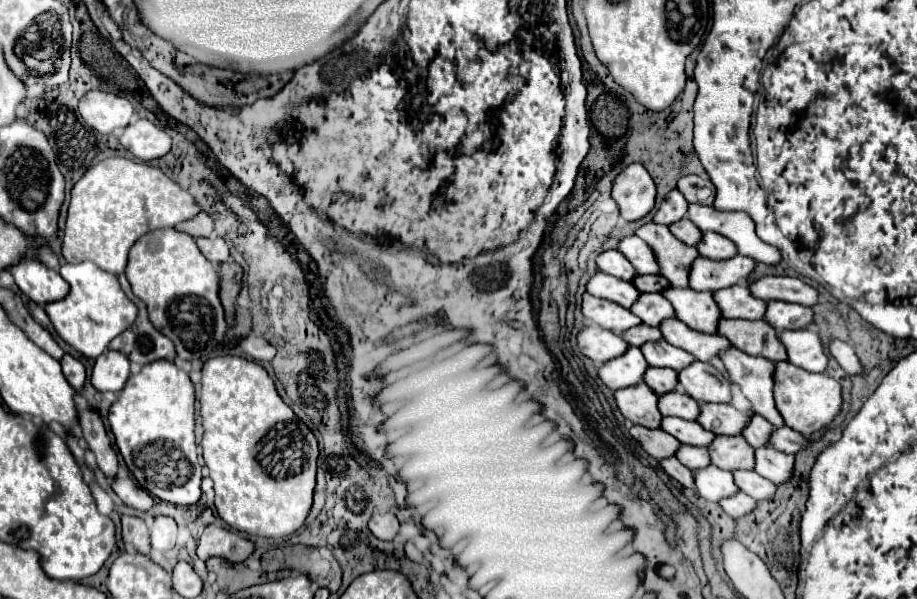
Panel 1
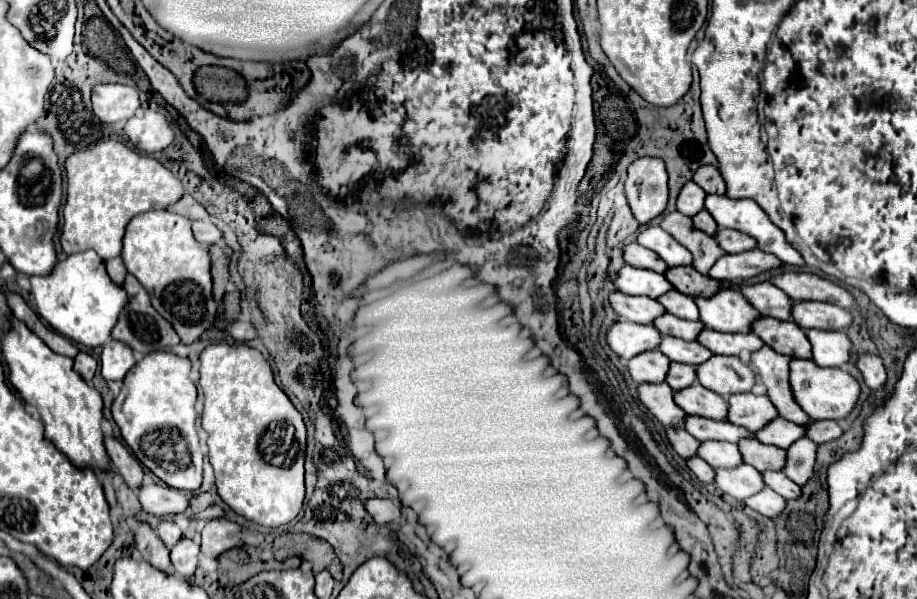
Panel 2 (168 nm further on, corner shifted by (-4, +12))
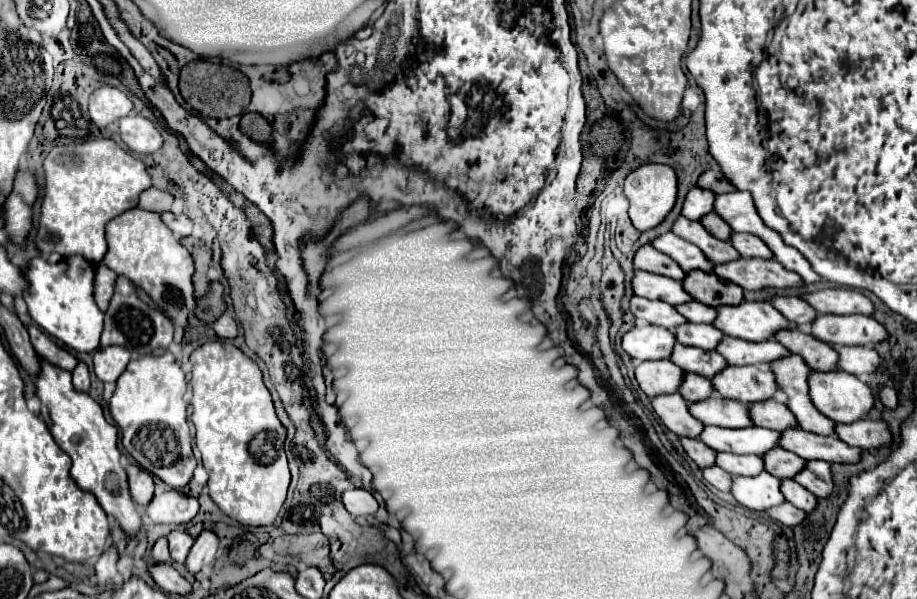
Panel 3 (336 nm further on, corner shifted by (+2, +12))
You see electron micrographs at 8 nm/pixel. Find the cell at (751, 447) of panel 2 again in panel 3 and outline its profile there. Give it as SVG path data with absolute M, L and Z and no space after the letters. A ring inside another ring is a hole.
M785 449L769 451L763 457L763 461L765 461L765 469L779 479L793 479L797 471L805 469L805 463L807 463L799 455L793 455L791 451L785 451Z

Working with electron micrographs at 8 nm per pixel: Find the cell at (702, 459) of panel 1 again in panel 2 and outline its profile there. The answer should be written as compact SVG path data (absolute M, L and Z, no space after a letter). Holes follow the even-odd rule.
M707 441L699 445L697 455L705 459L711 467L737 467L741 465L741 455L735 443Z

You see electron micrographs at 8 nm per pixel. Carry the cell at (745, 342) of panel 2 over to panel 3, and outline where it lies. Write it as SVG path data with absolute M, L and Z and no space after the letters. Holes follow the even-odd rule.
M725 337L717 351L729 361L729 365L757 365L757 363L773 363L777 359L789 357L787 351L779 341L765 341L765 343L749 343L735 337Z

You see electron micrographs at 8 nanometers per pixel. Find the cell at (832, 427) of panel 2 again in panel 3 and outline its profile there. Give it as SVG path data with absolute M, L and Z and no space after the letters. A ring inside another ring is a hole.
M861 419L855 423L837 425L835 433L847 445L861 447L861 449L889 447L893 443L893 433L889 425L881 419Z

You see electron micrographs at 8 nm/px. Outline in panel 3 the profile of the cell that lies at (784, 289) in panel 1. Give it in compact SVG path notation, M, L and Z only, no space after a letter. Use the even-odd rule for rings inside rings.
M823 289L811 295L805 295L805 301L815 307L817 313L835 313L835 315L873 315L875 307L871 299L853 289Z

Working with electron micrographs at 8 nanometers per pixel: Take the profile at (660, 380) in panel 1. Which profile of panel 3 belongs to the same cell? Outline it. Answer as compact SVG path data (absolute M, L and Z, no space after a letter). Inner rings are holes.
M687 373L679 393L685 397L687 403L697 403L697 401L705 401L711 395L715 395L715 387L713 387L711 379L705 379L695 373Z

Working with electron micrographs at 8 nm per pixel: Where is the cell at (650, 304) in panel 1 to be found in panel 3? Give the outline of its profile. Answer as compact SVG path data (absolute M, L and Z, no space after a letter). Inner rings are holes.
M691 301L685 305L677 305L677 311L691 323L713 323L717 317L717 309L703 305L699 301Z

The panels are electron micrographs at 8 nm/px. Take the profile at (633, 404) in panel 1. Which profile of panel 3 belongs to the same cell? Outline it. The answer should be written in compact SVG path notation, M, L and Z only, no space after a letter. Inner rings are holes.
M679 393L655 397L653 409L667 425L667 429L677 433L679 437L697 439L705 427L701 421L697 421L697 417L689 415L689 403Z

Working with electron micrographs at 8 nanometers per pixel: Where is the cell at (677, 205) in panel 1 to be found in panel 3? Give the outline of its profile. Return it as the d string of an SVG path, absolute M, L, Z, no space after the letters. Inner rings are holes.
M693 187L687 193L687 199L683 203L683 217L699 221L703 215L713 211L713 203L715 203L715 193L713 191L707 191L707 189L701 189L701 187Z

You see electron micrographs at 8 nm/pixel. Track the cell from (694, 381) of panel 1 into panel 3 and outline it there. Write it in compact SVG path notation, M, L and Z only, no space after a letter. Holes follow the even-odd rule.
M729 365L721 373L717 373L711 381L723 397L735 399L741 403L767 401L779 389L771 369L763 371L753 365L747 365L747 367Z

